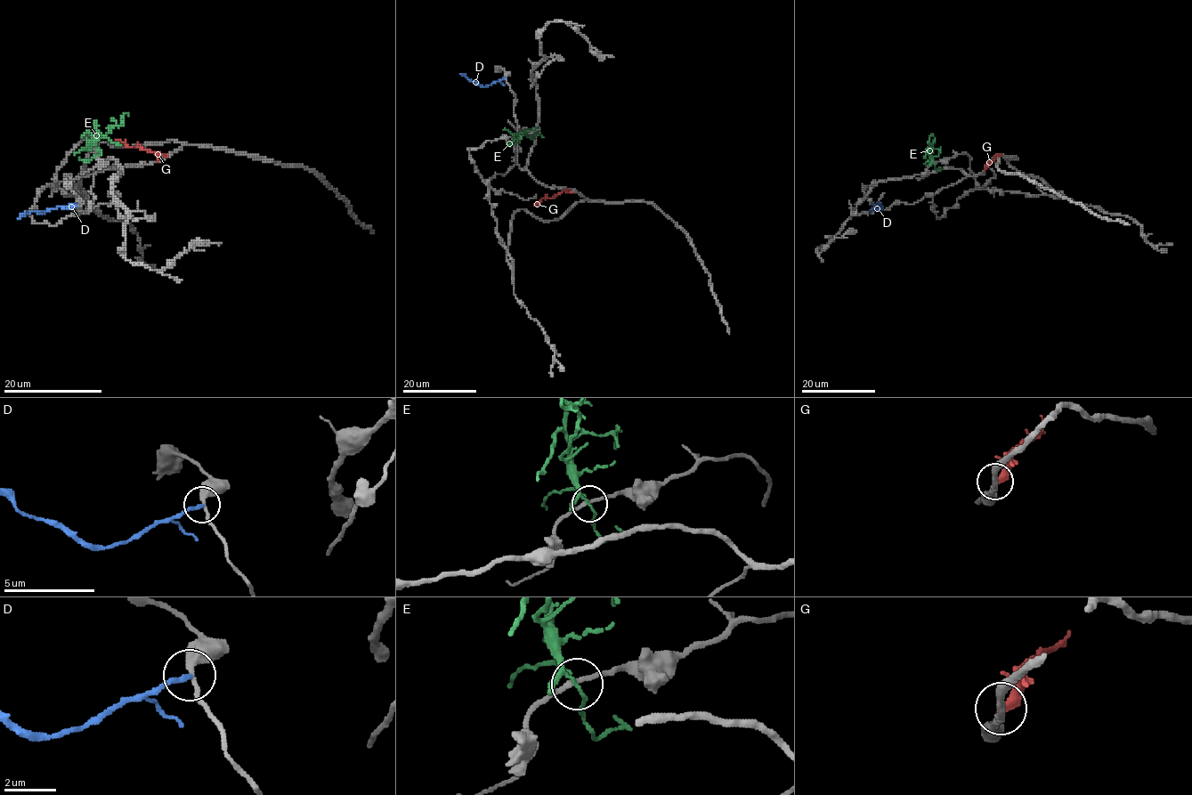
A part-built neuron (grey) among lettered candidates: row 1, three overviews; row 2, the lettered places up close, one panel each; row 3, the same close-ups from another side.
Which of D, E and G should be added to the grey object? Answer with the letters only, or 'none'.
none

